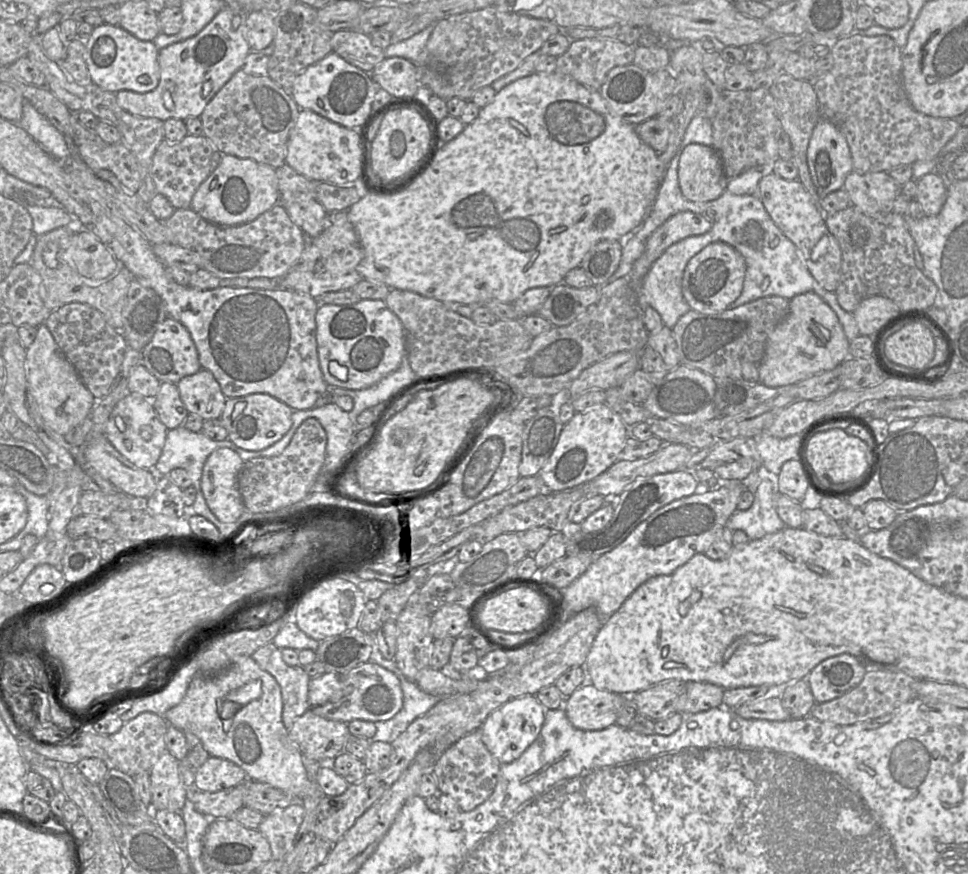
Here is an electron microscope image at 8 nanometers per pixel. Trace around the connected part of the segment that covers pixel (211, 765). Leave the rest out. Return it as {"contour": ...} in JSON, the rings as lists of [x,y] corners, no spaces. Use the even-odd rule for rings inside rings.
{"contour":[[[210,755],[196,772],[194,789],[218,792],[235,787],[246,779],[246,772],[237,764]]]}

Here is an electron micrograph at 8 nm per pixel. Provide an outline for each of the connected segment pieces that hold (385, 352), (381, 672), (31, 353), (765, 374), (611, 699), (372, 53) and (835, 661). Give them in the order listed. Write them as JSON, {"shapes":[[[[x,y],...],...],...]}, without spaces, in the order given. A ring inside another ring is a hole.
{"shapes":[[[[360,300],[351,305],[319,304],[315,316],[320,369],[329,387],[361,390],[394,372],[406,358],[406,332],[398,317],[382,300]]],[[[373,662],[363,663],[345,673],[325,672],[310,678],[309,710],[323,718],[348,723],[392,719],[403,706],[403,692],[395,674]]],[[[45,324],[38,326],[34,342],[26,348],[26,369],[29,392],[44,422],[51,429],[66,436],[91,413],[96,399],[84,385]]],[[[806,292],[789,300],[789,311],[768,336],[759,366],[759,380],[769,388],[783,388],[838,367],[849,356],[850,342],[837,315],[817,294]]],[[[586,682],[580,688],[575,690],[571,695],[567,696],[563,705],[567,718],[571,724],[582,730],[602,730],[610,726],[616,725],[618,710],[619,710],[619,696],[631,696],[631,695],[618,695],[608,690],[602,690],[590,682]]],[[[353,30],[334,32],[331,46],[332,52],[368,74],[386,58],[383,50],[371,43],[369,35]]],[[[848,653],[820,661],[806,677],[816,703],[837,698],[858,685],[866,673],[866,663]]]]}

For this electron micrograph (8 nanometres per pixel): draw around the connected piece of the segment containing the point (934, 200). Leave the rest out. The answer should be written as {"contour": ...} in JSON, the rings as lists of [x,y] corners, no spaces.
{"contour":[[[936,172],[928,173],[917,182],[915,199],[920,203],[924,216],[936,216],[946,202],[948,189]]]}

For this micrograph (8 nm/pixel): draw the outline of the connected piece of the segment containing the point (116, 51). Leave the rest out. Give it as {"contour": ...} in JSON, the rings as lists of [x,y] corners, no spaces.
{"contour":[[[102,24],[94,27],[85,47],[90,78],[100,88],[113,93],[120,90],[145,93],[158,86],[159,51],[153,41],[139,40],[119,25]]]}

